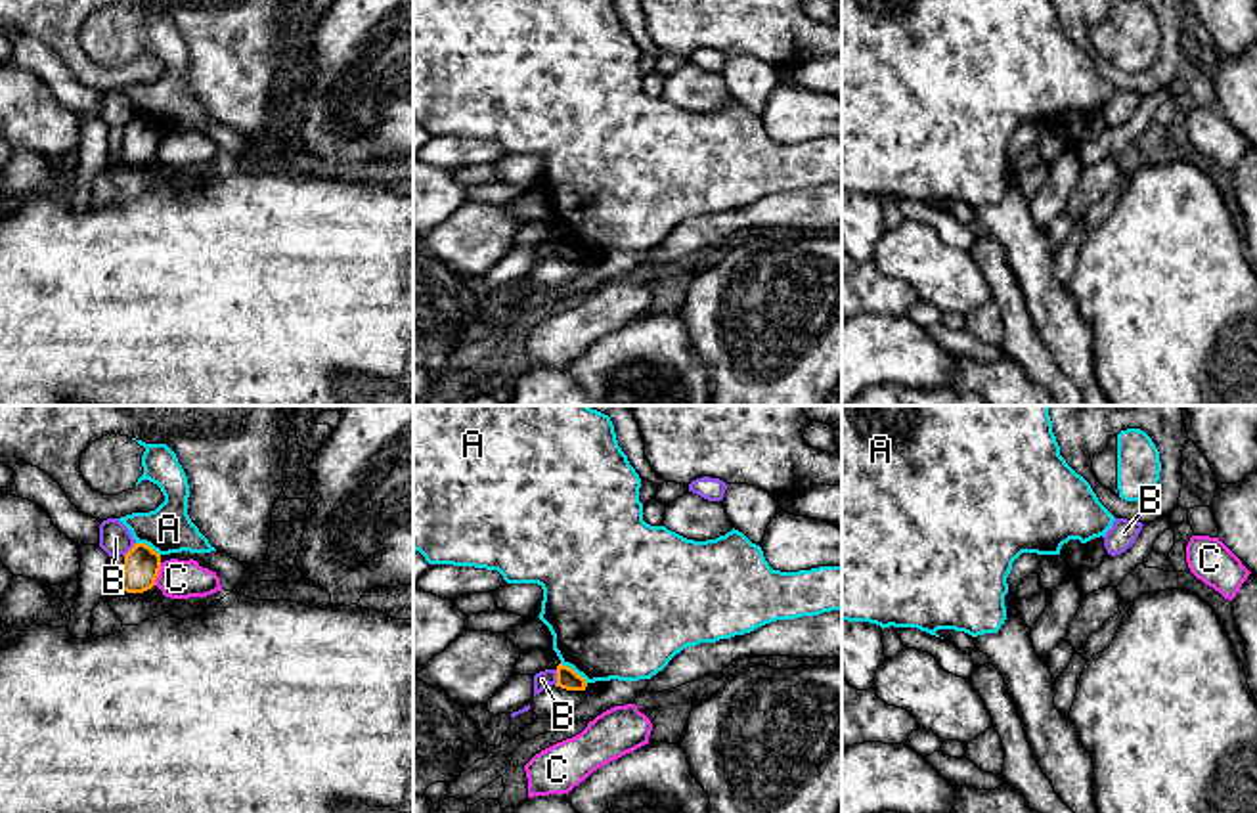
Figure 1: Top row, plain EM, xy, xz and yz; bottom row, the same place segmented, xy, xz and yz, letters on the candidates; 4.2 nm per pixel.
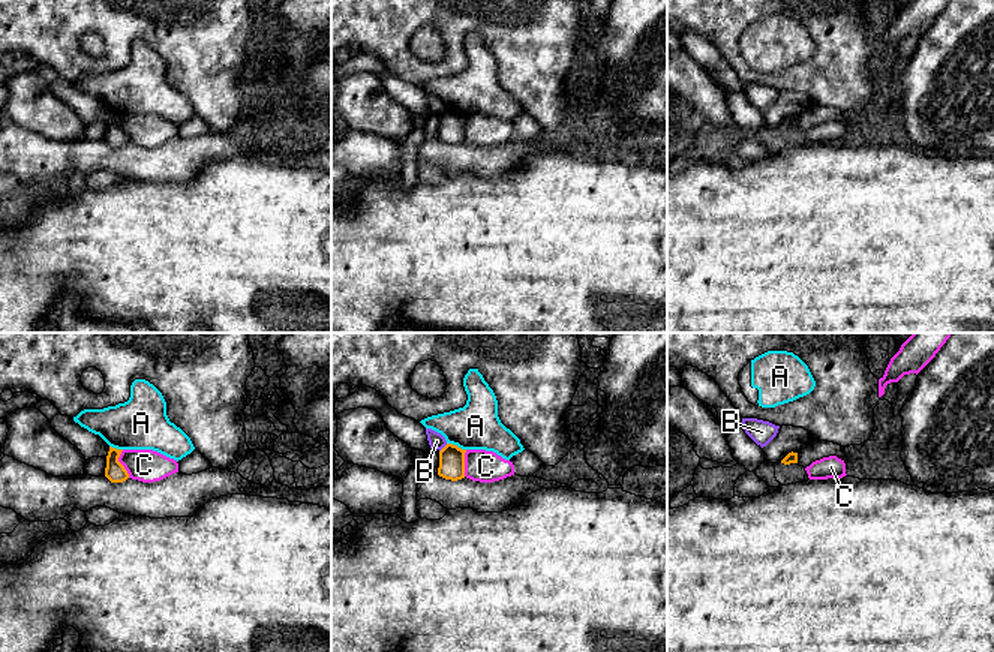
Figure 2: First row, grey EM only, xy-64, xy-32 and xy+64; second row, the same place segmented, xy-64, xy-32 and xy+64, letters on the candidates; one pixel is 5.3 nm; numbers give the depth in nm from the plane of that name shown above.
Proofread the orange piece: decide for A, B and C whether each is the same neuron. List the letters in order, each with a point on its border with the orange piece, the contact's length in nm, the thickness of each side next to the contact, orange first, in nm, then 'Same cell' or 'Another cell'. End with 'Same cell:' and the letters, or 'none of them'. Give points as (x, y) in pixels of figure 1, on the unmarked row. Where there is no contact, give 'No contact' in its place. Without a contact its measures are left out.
A: Touches orange at xz (573, 241). Shared border 140 nm. Thickness 90 nm (orange) against 480 nm. Another cell
B: Touches orange at xz (557, 249). Shared border 70 nm. Thickness 90 nm (orange) against 70 nm. Another cell
C: Touches orange at xy (157, 146). Shared border 100 nm. Thickness 150 nm (orange) against 160 nm. Another cell
Same cell: none of them

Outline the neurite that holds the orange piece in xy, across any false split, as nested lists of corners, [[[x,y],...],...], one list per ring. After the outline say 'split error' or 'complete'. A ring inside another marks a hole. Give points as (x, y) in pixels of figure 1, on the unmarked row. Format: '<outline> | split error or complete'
[[[134,115],[124,126],[119,159],[126,165],[143,165],[155,157],[161,142],[161,126],[145,115]]] | complete

